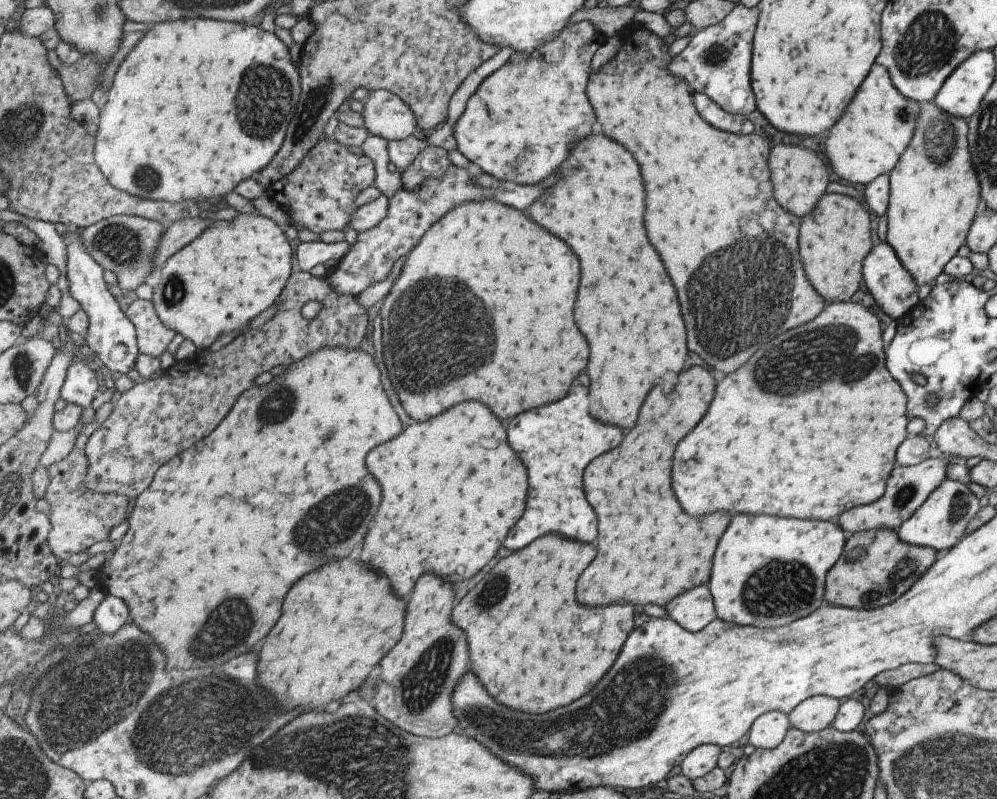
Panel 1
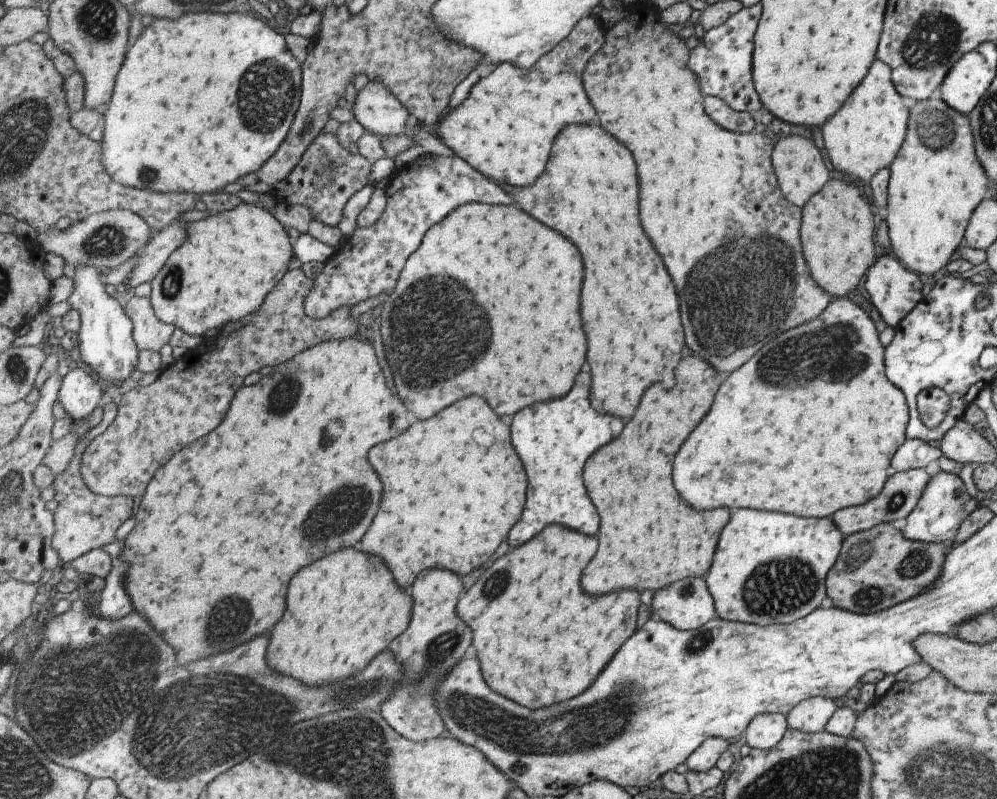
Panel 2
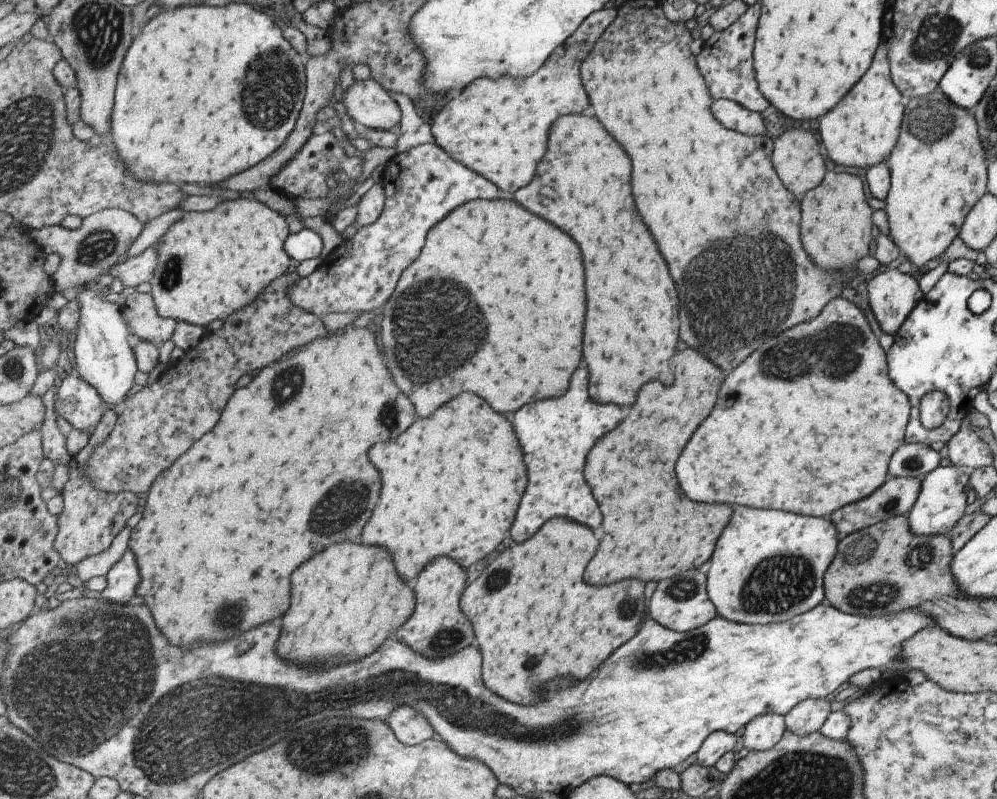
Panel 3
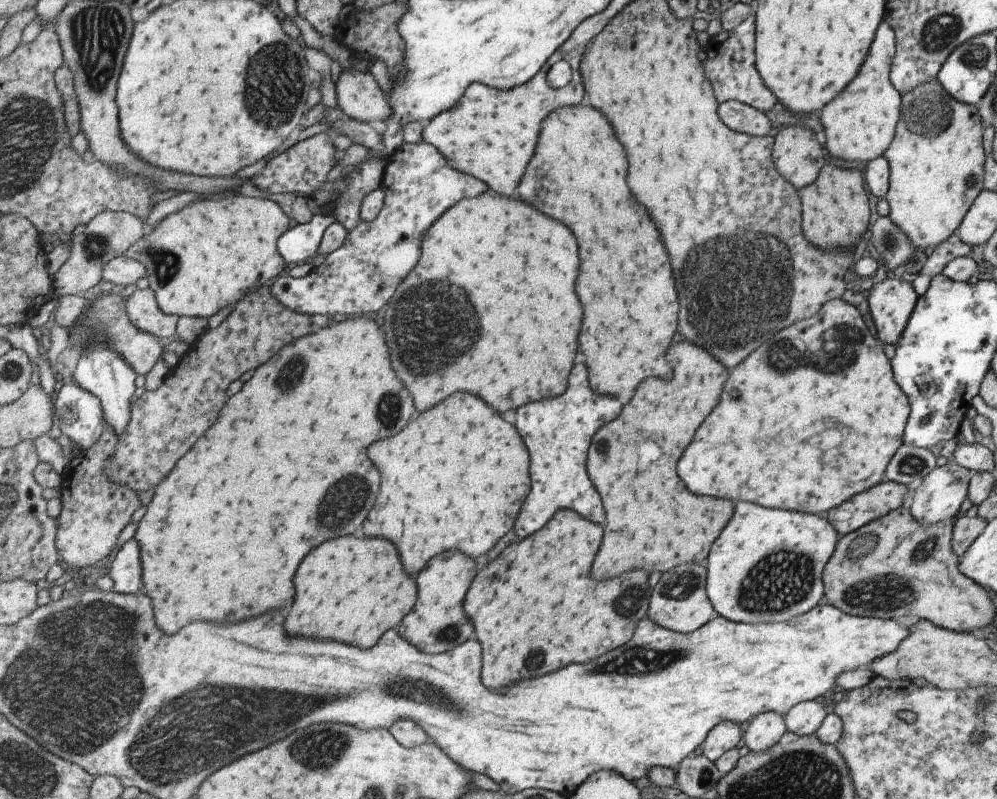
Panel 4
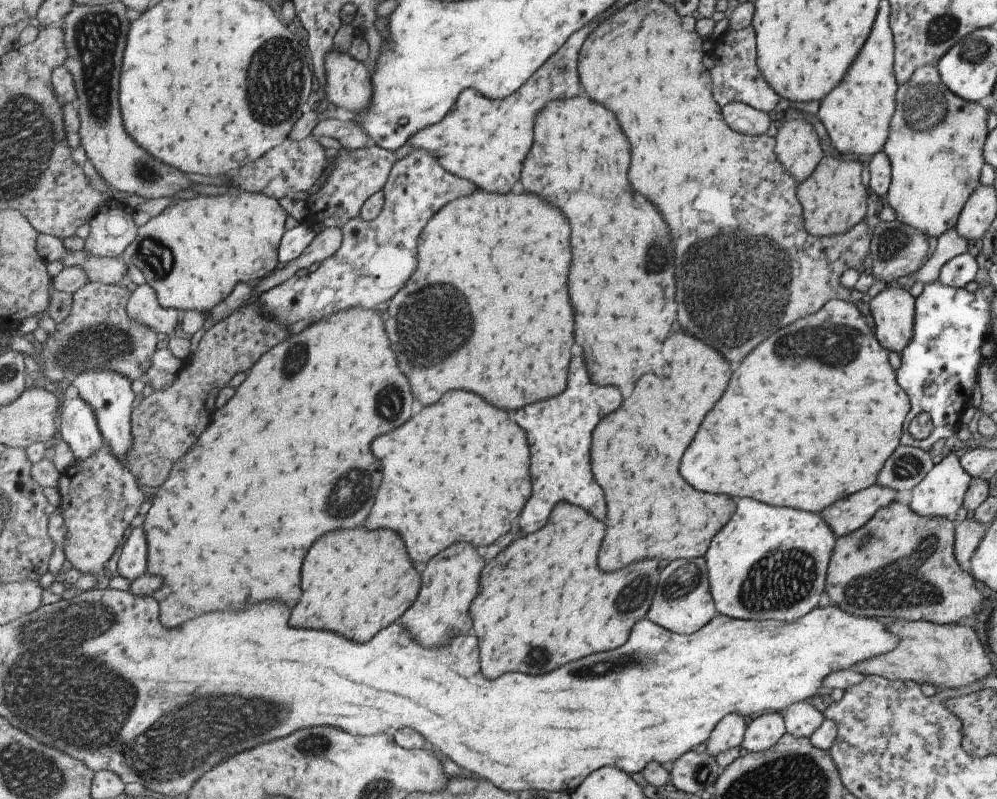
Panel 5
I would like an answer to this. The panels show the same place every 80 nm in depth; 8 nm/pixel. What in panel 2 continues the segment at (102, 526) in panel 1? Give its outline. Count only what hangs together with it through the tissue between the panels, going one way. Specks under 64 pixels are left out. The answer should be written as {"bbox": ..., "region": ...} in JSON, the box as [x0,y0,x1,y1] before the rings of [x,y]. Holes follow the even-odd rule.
{"bbox":[53,401,133,565],"region":[[[105,401],[103,404],[103,414],[100,423],[92,428],[76,446],[76,451],[69,465],[69,468],[56,477],[53,488],[55,490],[54,500],[58,503],[54,511],[56,521],[56,533],[54,536],[54,546],[60,554],[65,565],[77,560],[85,553],[93,549],[100,549],[118,538],[118,530],[124,522],[133,516],[133,497],[119,495],[108,497],[94,493],[85,482],[82,465],[85,451],[88,446],[101,434],[103,434],[117,418],[119,414],[117,404]]]}

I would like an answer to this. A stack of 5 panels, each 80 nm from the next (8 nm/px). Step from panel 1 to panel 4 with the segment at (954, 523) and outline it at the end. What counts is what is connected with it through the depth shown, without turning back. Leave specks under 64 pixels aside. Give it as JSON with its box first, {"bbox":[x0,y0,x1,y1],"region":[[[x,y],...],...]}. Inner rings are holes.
{"bbox":[909,463,972,525],"region":[[[945,463],[942,466],[932,468],[925,478],[914,486],[914,494],[909,510],[914,521],[922,525],[932,525],[939,521],[953,520],[957,514],[959,505],[966,498],[968,482],[972,471],[955,463]]]}

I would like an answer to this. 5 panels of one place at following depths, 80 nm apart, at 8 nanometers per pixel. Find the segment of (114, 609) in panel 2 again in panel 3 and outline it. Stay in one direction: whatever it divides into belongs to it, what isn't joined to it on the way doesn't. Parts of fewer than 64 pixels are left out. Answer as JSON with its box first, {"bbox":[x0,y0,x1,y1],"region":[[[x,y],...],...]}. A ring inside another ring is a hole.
{"bbox":[102,549,141,604],"region":[[[128,549],[121,560],[111,568],[107,576],[107,587],[102,591],[104,599],[127,604],[135,601],[135,590],[141,584],[137,555]]]}

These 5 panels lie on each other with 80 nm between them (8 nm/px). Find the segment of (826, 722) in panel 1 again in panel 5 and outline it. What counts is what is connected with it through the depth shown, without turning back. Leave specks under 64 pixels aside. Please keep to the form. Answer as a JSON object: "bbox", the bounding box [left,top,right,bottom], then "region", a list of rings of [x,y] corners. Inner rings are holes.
{"bbox":[780,700,824,738],"region":[[[809,700],[790,704],[787,708],[784,708],[780,714],[786,732],[795,738],[808,738],[824,721],[821,712],[817,711],[817,709],[810,704]]]}

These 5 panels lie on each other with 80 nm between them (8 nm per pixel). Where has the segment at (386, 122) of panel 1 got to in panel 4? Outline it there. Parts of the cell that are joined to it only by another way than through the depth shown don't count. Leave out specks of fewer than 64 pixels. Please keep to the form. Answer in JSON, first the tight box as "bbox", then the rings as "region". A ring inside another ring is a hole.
{"bbox":[336,65,392,126],"region":[[[352,65],[340,71],[336,93],[338,106],[348,117],[377,126],[392,117],[388,96],[367,71],[361,72]]]}

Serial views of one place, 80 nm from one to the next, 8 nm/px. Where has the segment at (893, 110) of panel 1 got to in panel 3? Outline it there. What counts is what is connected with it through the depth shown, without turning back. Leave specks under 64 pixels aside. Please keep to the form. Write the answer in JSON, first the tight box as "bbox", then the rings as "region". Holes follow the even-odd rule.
{"bbox":[817,36,904,168],"region":[[[883,36],[880,42],[869,70],[819,120],[817,136],[820,136],[829,160],[839,166],[867,168],[884,161],[899,136],[904,106],[901,104],[900,92],[890,77],[888,46],[885,46]]]}

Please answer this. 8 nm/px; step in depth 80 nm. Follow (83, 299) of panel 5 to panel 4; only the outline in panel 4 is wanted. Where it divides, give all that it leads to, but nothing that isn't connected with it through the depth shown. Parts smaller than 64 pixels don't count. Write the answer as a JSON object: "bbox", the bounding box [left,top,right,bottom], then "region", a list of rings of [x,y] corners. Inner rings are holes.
{"bbox":[67,284,163,374],"region":[[[115,284],[108,292],[101,292],[101,295],[92,299],[90,307],[82,316],[82,323],[76,324],[72,330],[67,330],[69,332],[69,344],[67,346],[71,347],[71,345],[74,345],[79,350],[81,358],[81,353],[84,352],[84,347],[88,344],[88,341],[93,341],[93,335],[98,334],[98,340],[108,341],[110,346],[130,363],[137,374],[149,374],[151,368],[161,358],[163,348],[161,348],[159,337],[156,337],[150,332],[138,329],[131,322],[125,302],[126,298],[131,296],[136,289],[135,284],[129,284],[129,286]]]}

